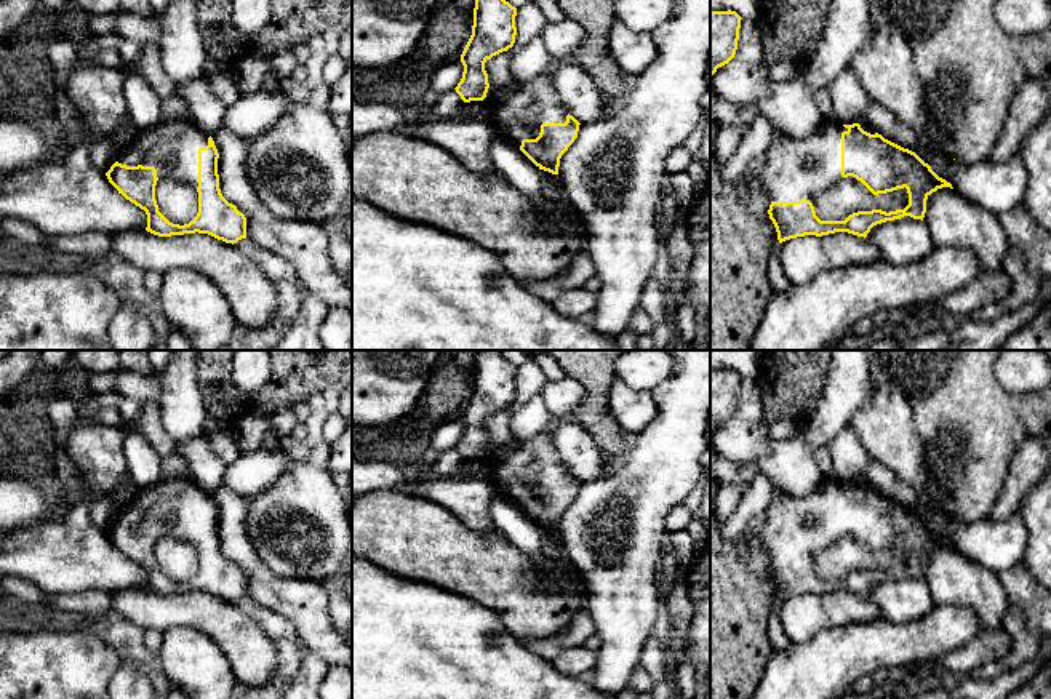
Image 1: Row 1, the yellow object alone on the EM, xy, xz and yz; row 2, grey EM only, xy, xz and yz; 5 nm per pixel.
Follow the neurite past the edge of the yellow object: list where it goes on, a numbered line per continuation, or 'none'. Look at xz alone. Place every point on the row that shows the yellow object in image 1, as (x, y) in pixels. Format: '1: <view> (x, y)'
1: xz (522, 109)

